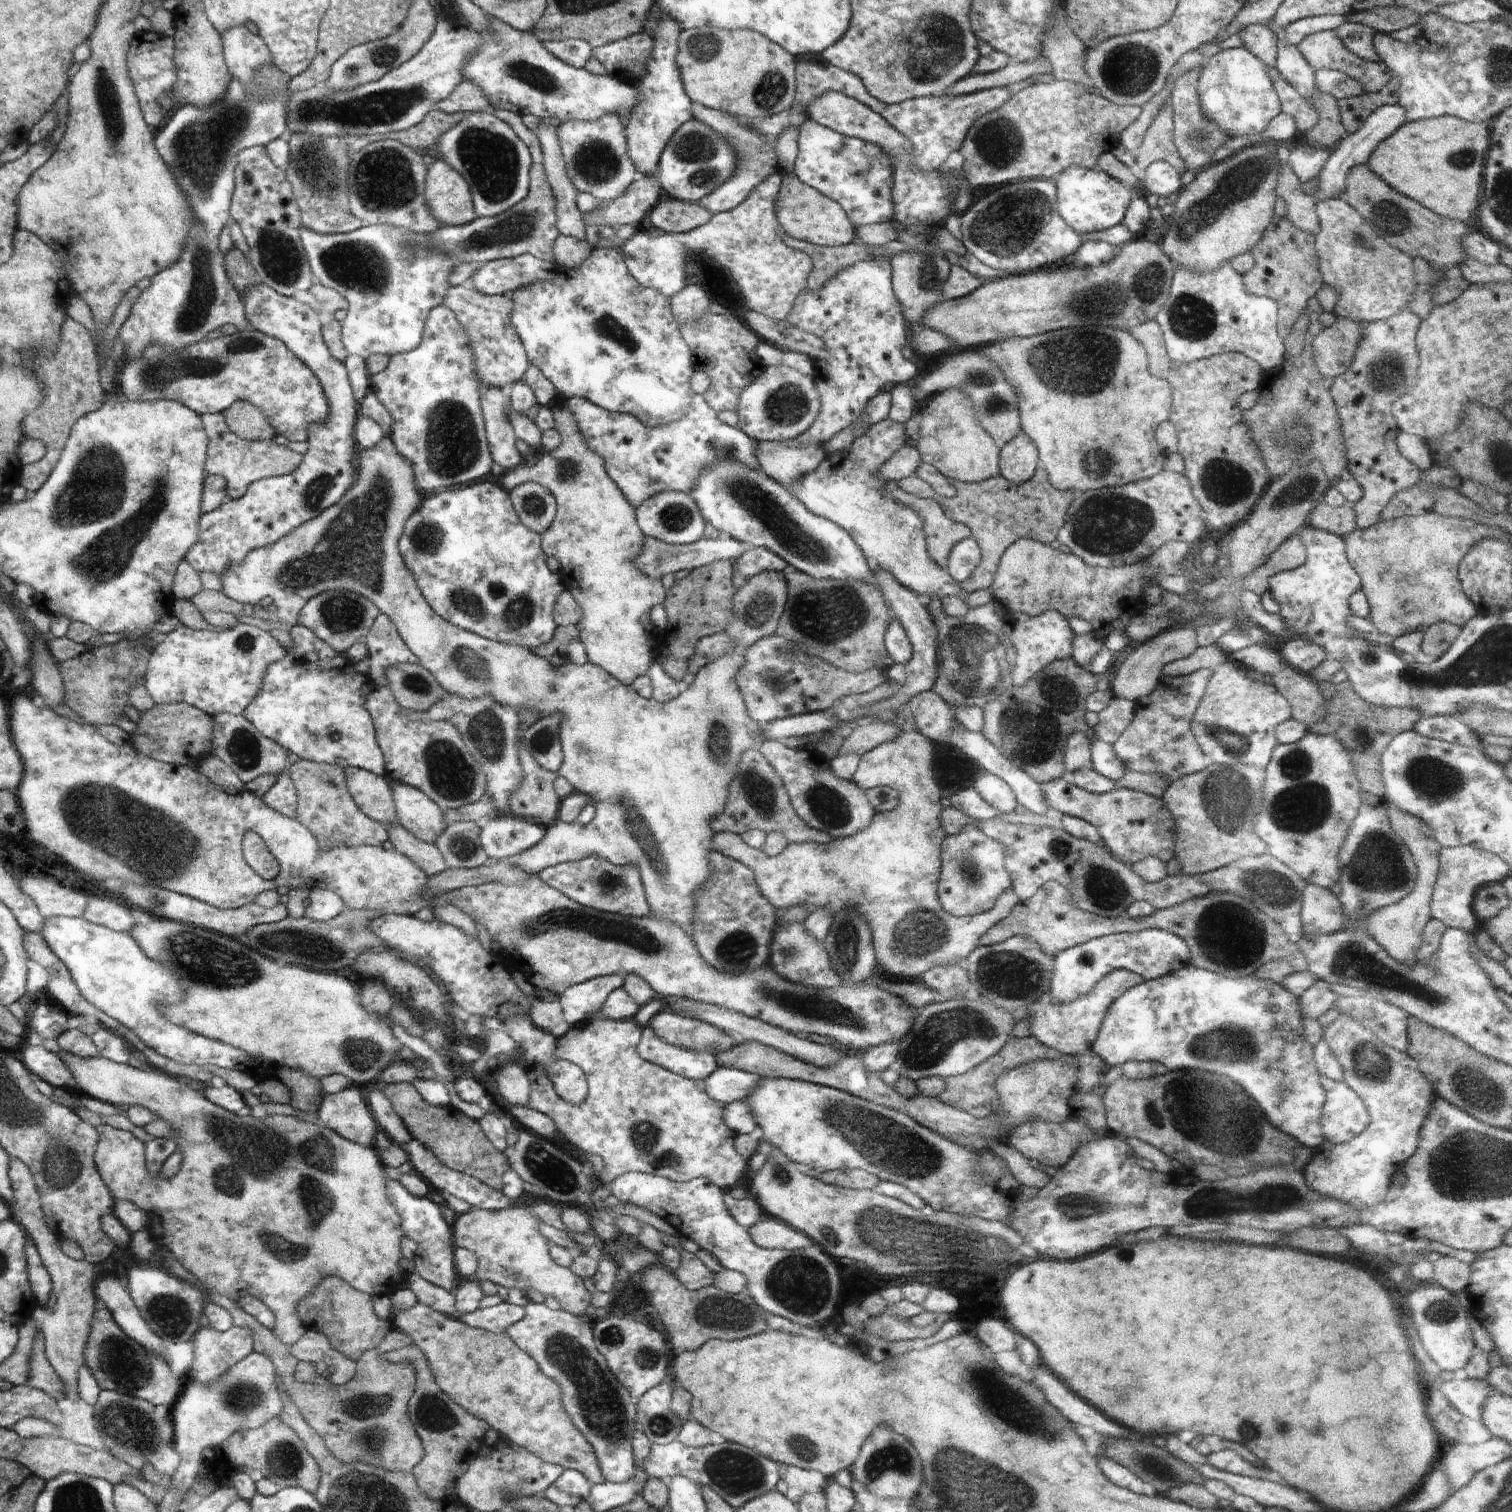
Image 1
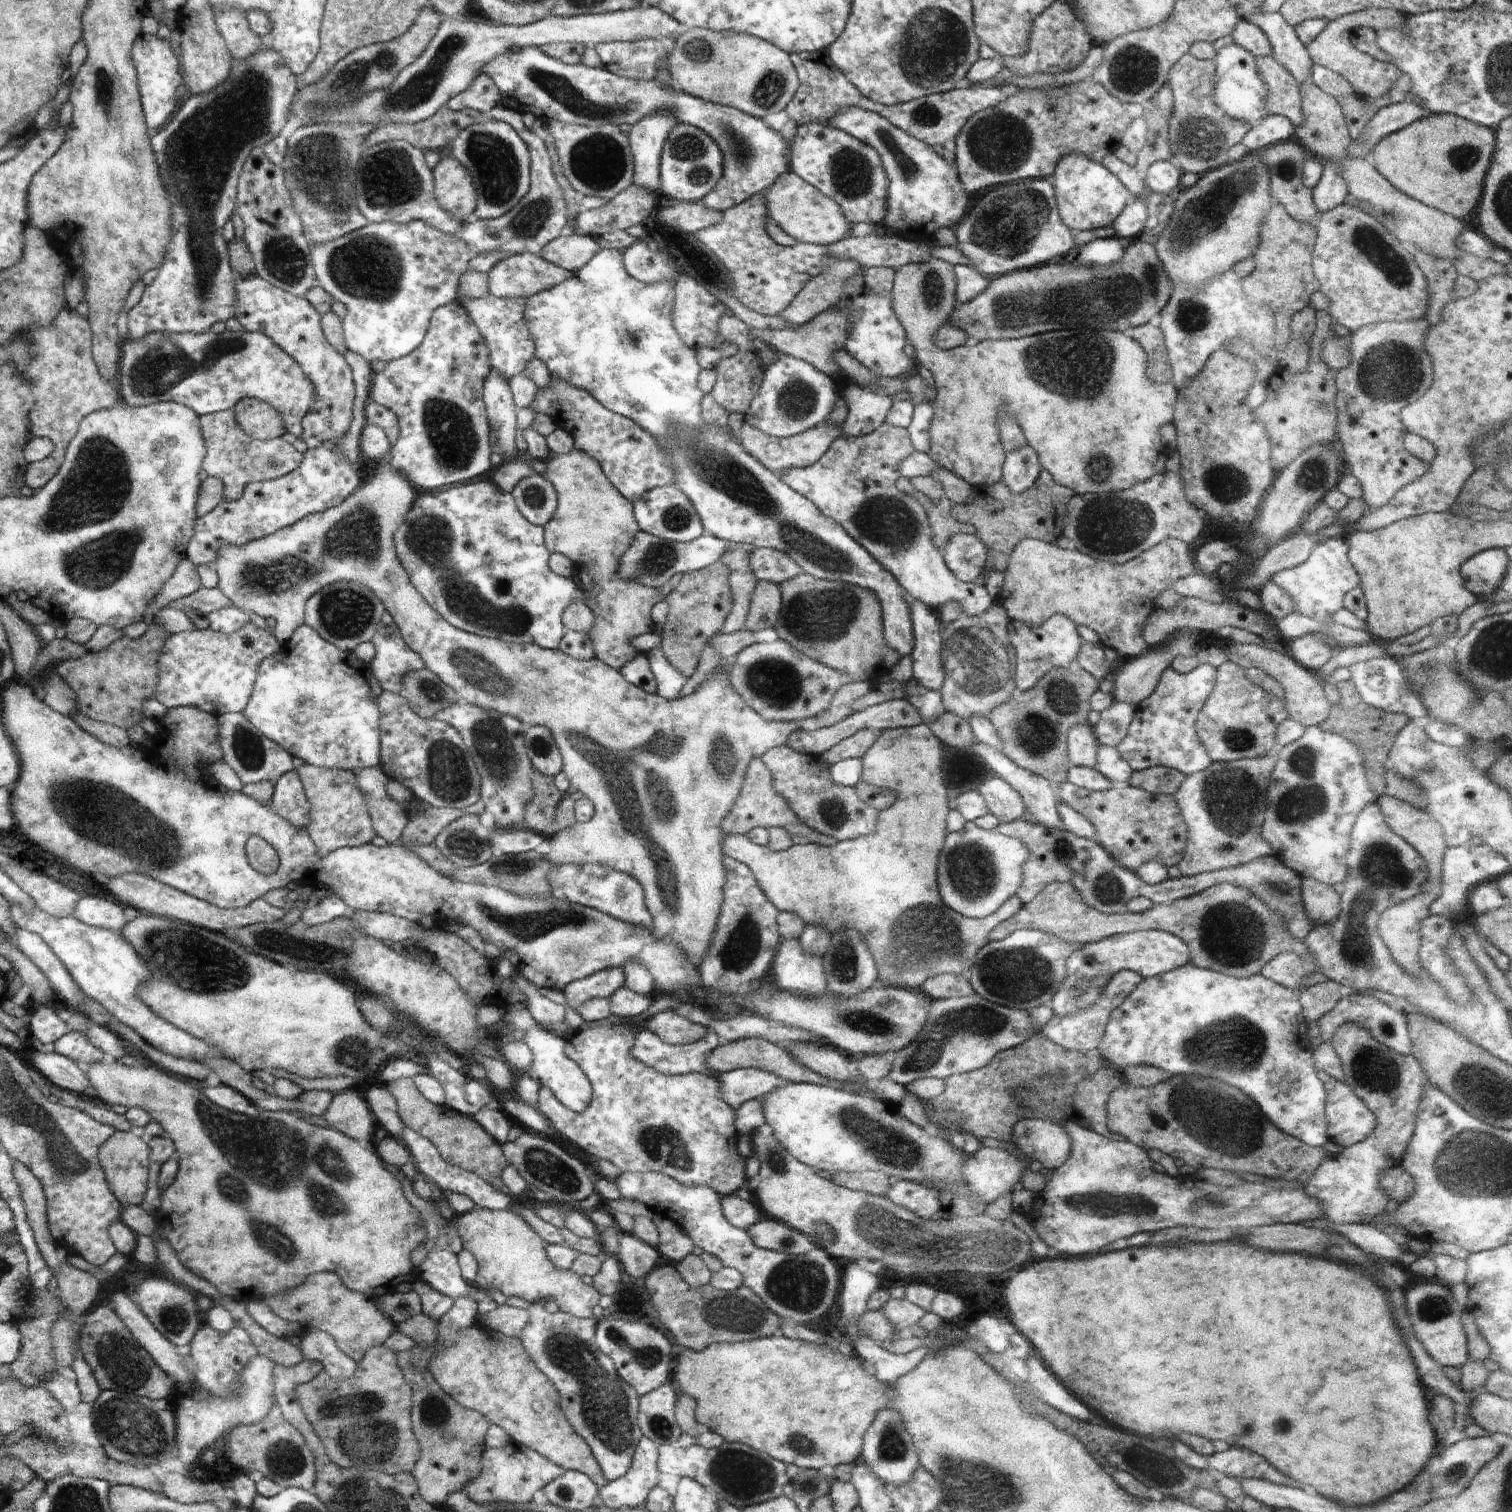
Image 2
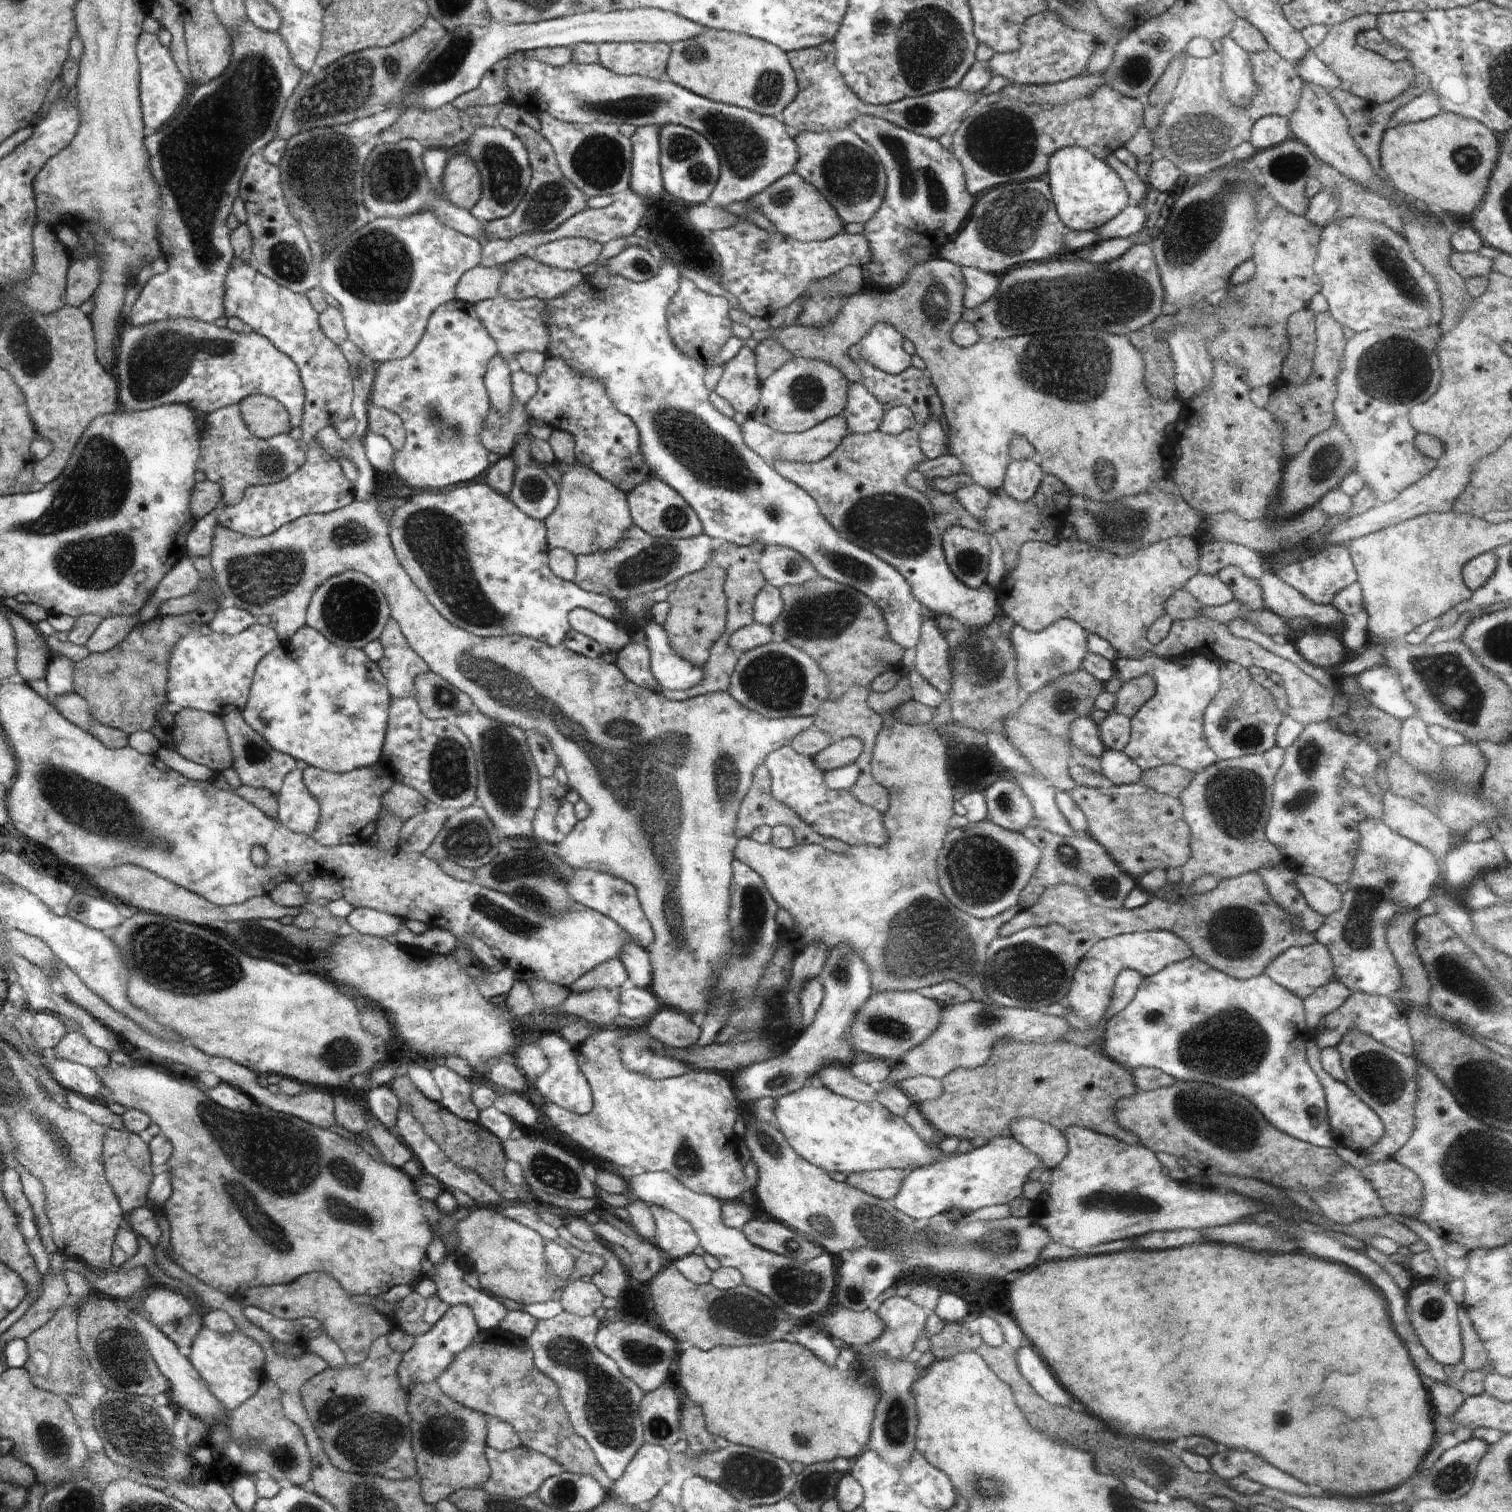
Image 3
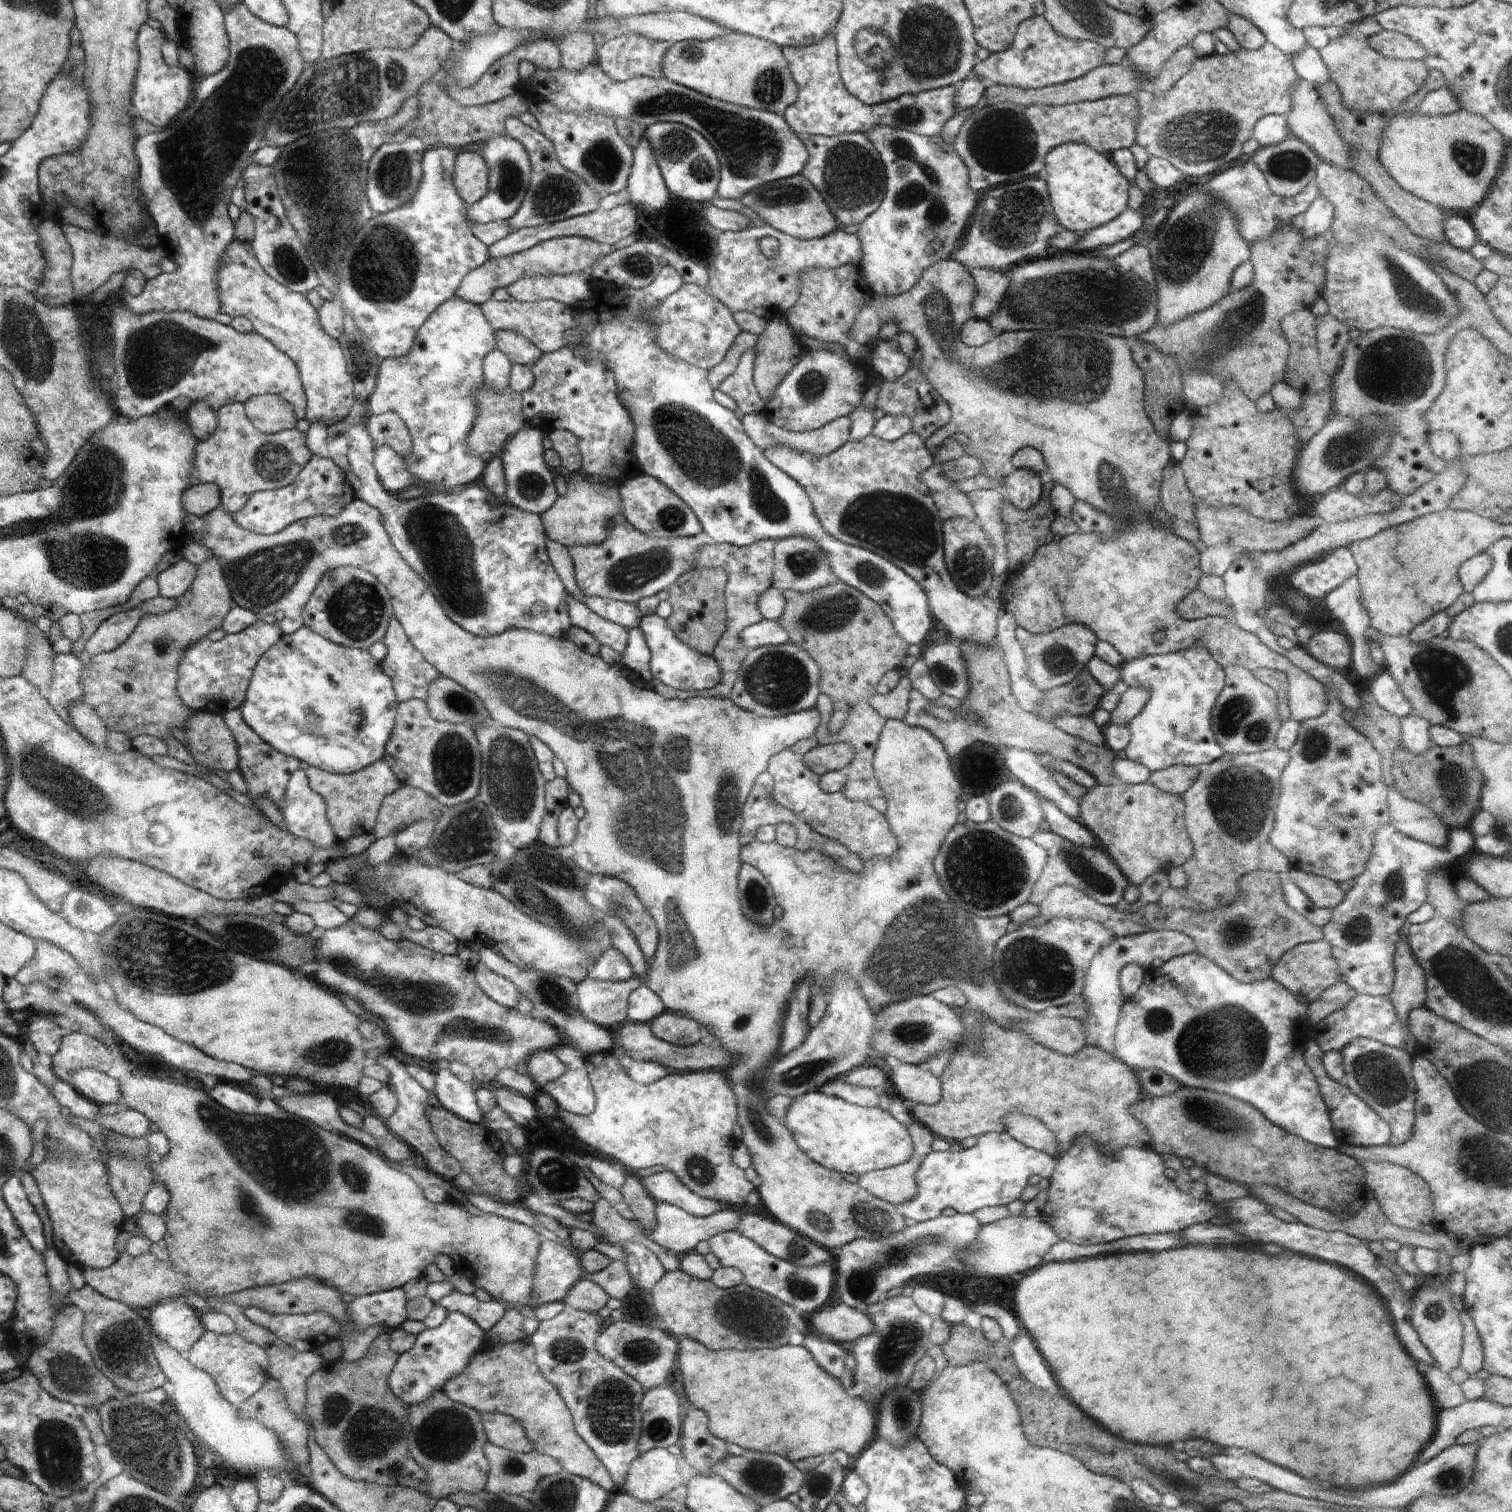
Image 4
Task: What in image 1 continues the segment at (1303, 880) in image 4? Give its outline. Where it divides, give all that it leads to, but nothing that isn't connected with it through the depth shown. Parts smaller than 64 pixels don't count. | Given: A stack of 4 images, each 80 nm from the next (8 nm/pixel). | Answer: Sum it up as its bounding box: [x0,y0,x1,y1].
[1302,884,1344,934]

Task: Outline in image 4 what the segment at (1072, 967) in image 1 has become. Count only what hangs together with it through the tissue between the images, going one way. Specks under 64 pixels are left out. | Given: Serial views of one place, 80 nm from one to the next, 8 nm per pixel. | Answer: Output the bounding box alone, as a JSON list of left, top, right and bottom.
[1081,930,1196,1054]

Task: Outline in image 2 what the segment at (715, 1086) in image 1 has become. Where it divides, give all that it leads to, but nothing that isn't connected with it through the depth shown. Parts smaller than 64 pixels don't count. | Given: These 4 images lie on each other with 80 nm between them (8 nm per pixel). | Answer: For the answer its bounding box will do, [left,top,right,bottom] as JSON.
[717,1068,791,1109]

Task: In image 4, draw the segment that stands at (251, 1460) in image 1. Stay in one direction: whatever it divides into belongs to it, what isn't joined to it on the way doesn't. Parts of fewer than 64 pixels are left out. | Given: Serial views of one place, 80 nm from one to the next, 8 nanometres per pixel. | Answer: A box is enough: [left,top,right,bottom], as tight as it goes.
[238,1377,309,1467]

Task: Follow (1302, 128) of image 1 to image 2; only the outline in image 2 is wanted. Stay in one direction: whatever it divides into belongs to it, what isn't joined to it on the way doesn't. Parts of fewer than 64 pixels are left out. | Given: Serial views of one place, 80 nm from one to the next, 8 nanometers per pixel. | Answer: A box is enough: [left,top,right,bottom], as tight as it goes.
[1255,57,1305,126]

